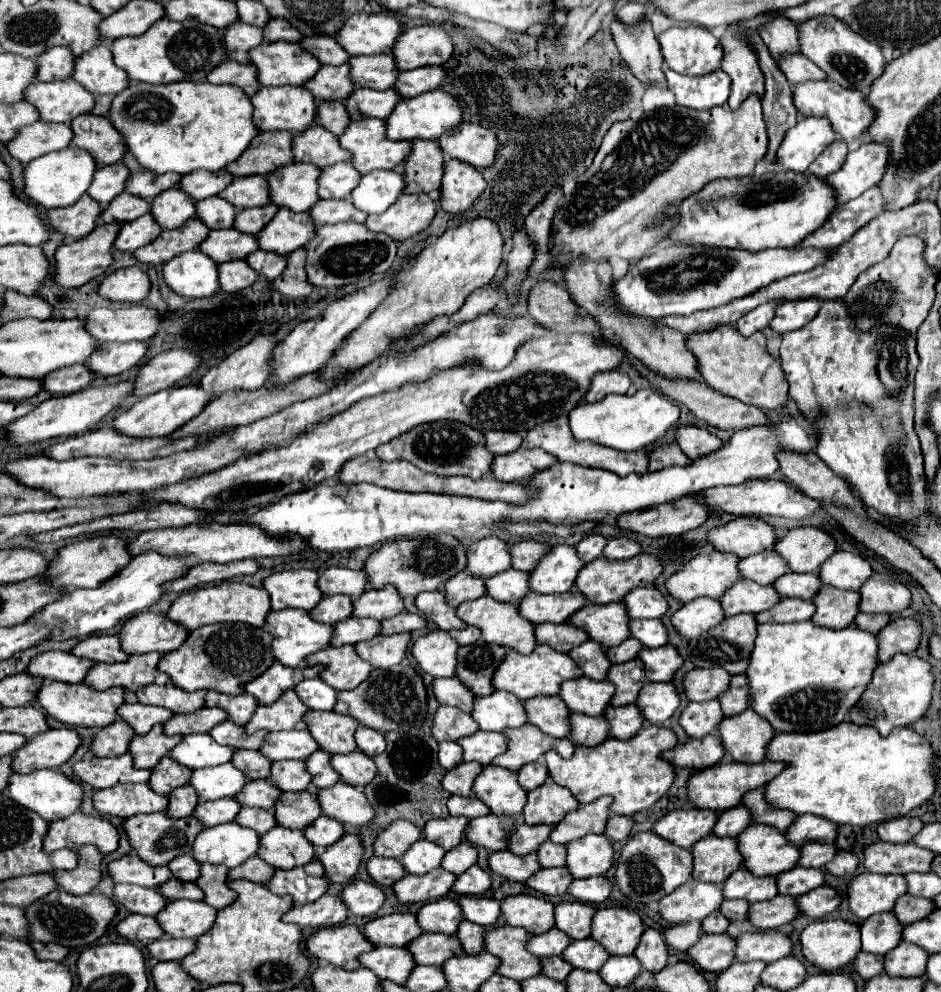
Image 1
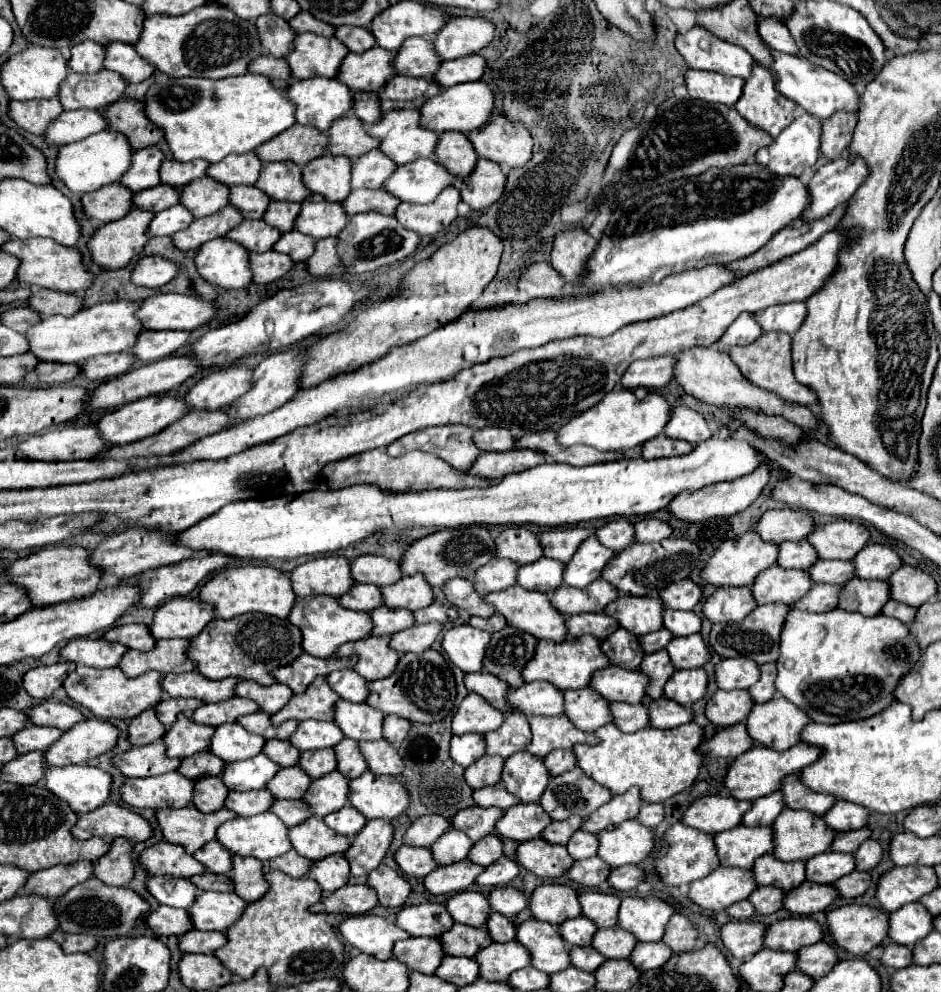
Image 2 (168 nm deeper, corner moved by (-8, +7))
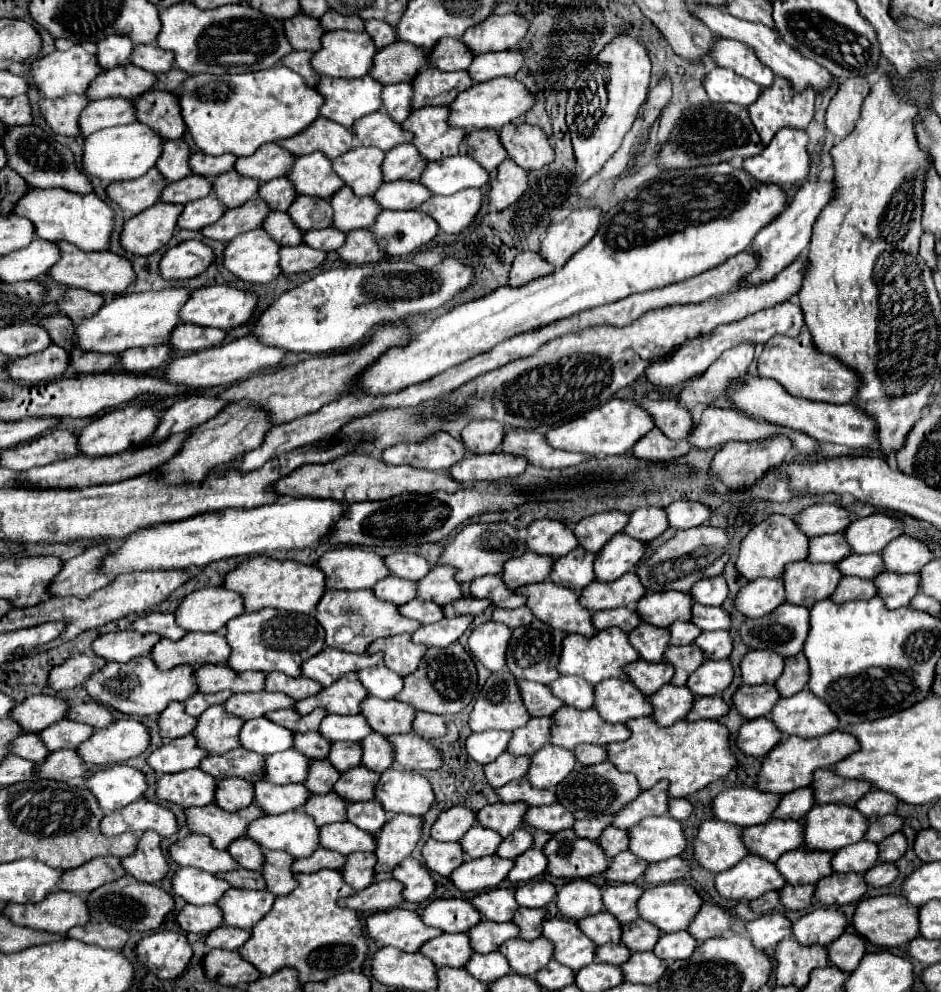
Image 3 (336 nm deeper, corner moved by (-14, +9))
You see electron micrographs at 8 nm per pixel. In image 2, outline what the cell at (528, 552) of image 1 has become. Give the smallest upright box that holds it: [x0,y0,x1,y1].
[538,527,594,561]

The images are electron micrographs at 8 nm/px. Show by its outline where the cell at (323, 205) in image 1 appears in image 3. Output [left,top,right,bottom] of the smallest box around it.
[374,181,430,209]

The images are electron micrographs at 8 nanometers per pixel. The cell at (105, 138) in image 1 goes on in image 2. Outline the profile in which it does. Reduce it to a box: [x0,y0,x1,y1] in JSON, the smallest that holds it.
[102,99,162,151]

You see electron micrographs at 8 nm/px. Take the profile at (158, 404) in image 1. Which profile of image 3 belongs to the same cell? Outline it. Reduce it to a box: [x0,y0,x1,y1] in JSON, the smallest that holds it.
[78,405,158,457]

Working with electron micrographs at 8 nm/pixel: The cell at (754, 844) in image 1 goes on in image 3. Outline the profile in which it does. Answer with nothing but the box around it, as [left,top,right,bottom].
[804,805,868,851]

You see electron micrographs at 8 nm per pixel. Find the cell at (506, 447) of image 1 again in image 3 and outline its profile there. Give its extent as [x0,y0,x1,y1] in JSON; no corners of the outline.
[460,419,504,453]

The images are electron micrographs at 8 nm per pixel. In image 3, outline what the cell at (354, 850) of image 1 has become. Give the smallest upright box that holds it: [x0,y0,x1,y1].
[376,815,424,873]

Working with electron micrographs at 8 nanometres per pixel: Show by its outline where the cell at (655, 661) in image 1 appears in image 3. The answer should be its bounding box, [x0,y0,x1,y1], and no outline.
[694,631,734,659]

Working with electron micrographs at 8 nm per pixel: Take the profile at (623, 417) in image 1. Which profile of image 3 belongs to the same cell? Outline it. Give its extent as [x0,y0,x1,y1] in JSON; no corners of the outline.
[544,399,654,455]

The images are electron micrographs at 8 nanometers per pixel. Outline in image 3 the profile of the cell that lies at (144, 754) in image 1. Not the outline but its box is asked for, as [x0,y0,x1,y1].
[194,705,244,755]

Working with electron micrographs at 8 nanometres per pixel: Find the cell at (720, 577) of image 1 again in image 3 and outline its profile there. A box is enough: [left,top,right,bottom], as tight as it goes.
[736,515,810,579]

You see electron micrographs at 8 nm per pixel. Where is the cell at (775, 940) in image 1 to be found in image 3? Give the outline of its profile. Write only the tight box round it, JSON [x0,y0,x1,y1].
[792,907,848,945]

